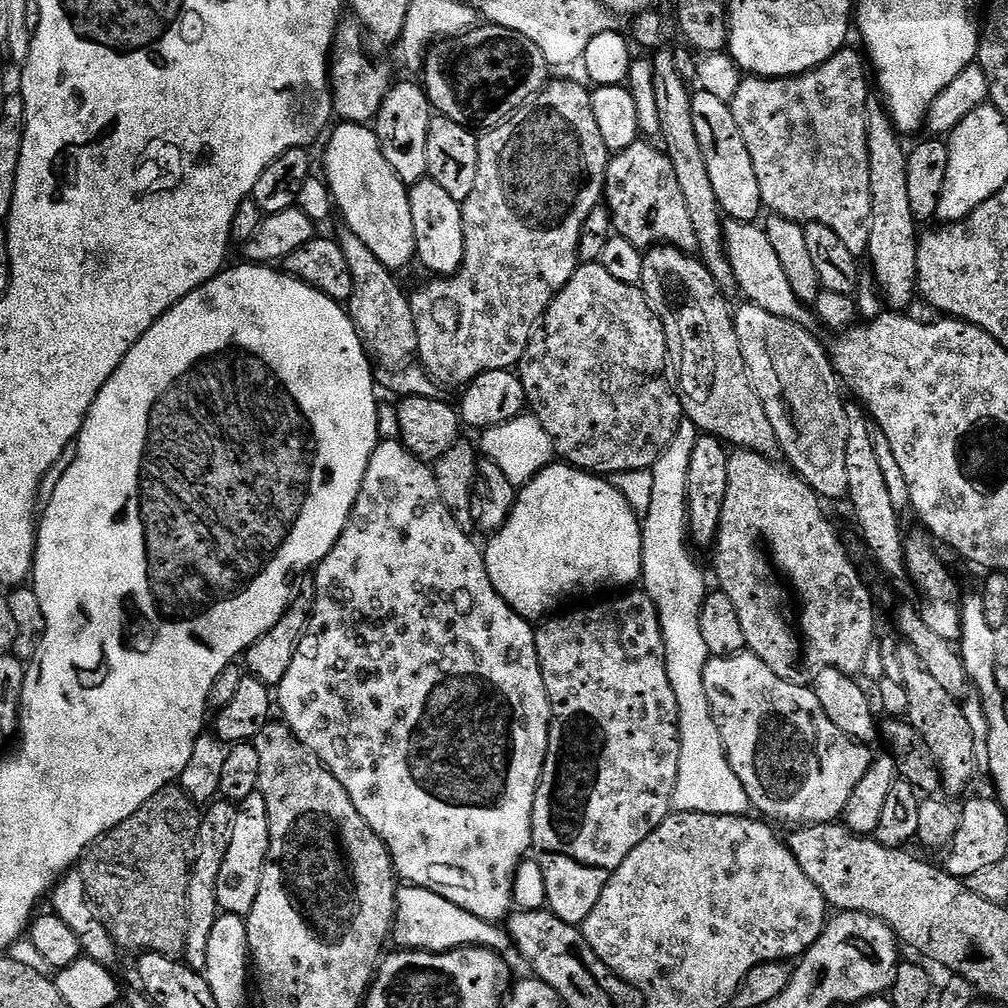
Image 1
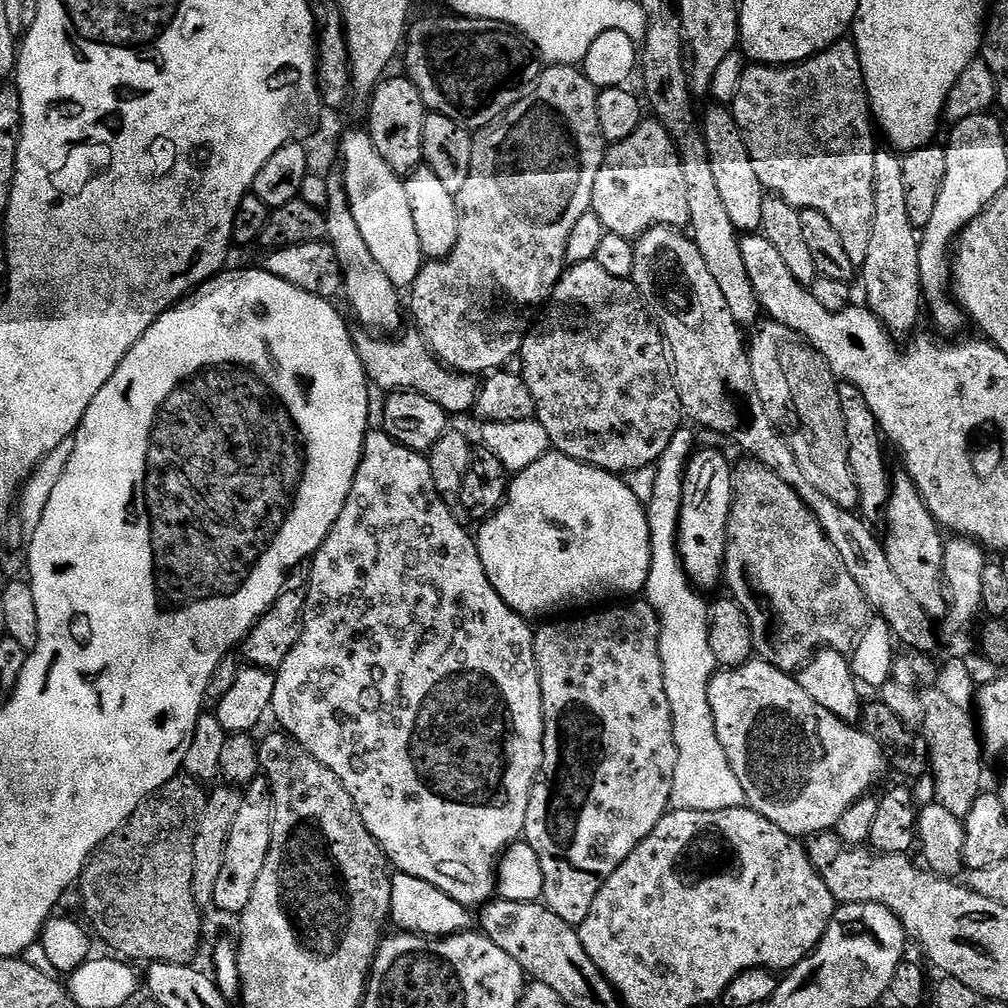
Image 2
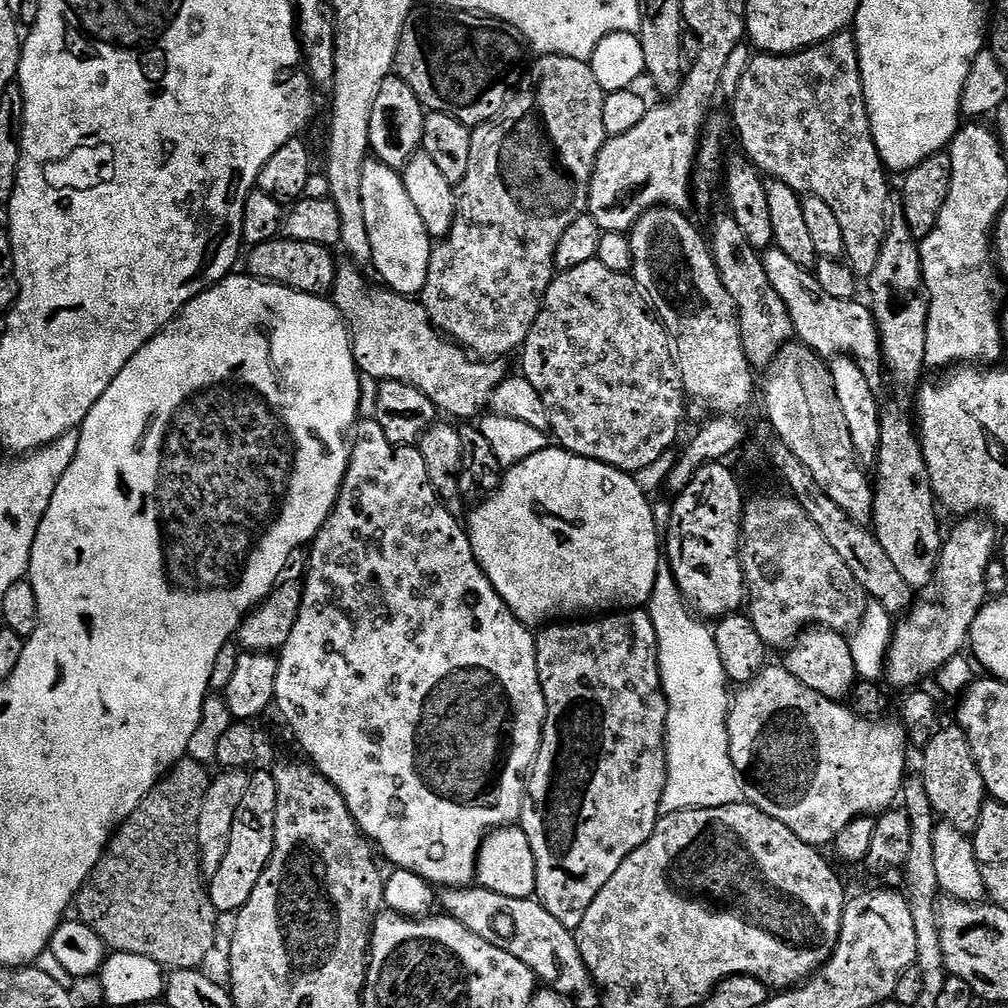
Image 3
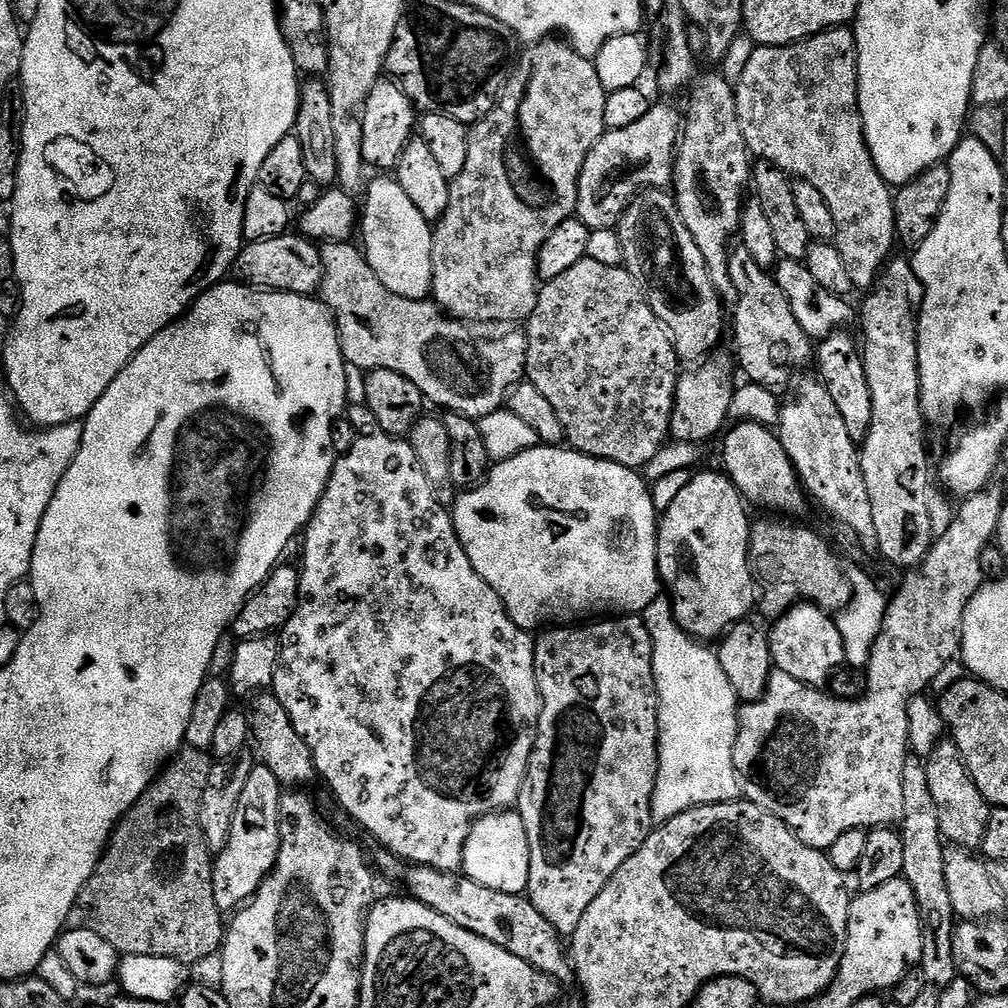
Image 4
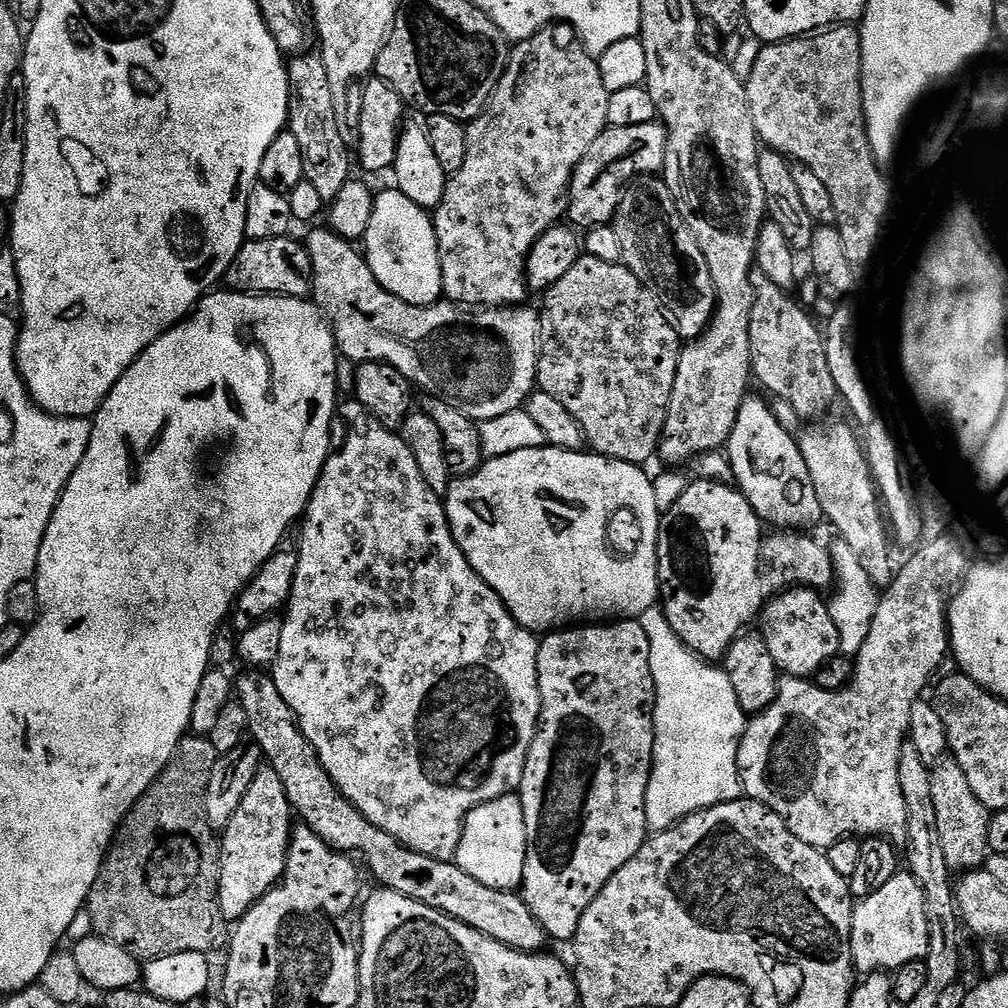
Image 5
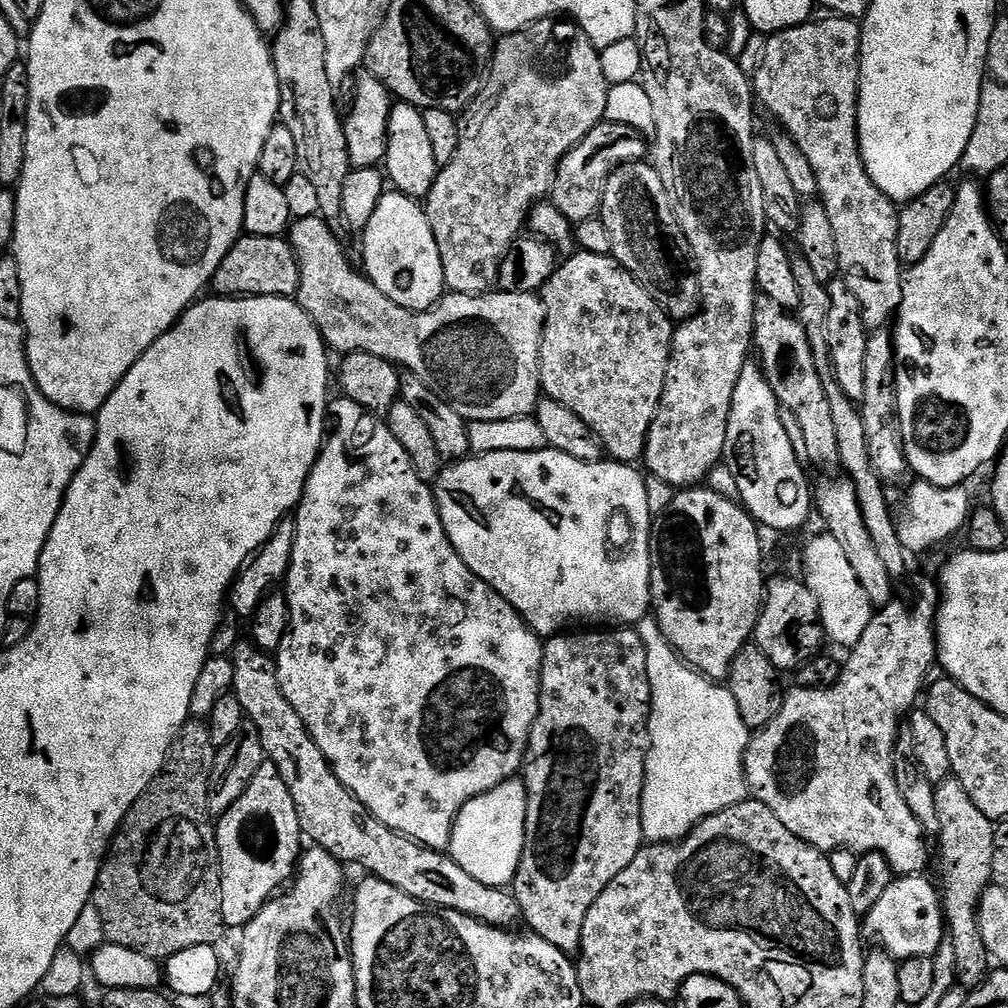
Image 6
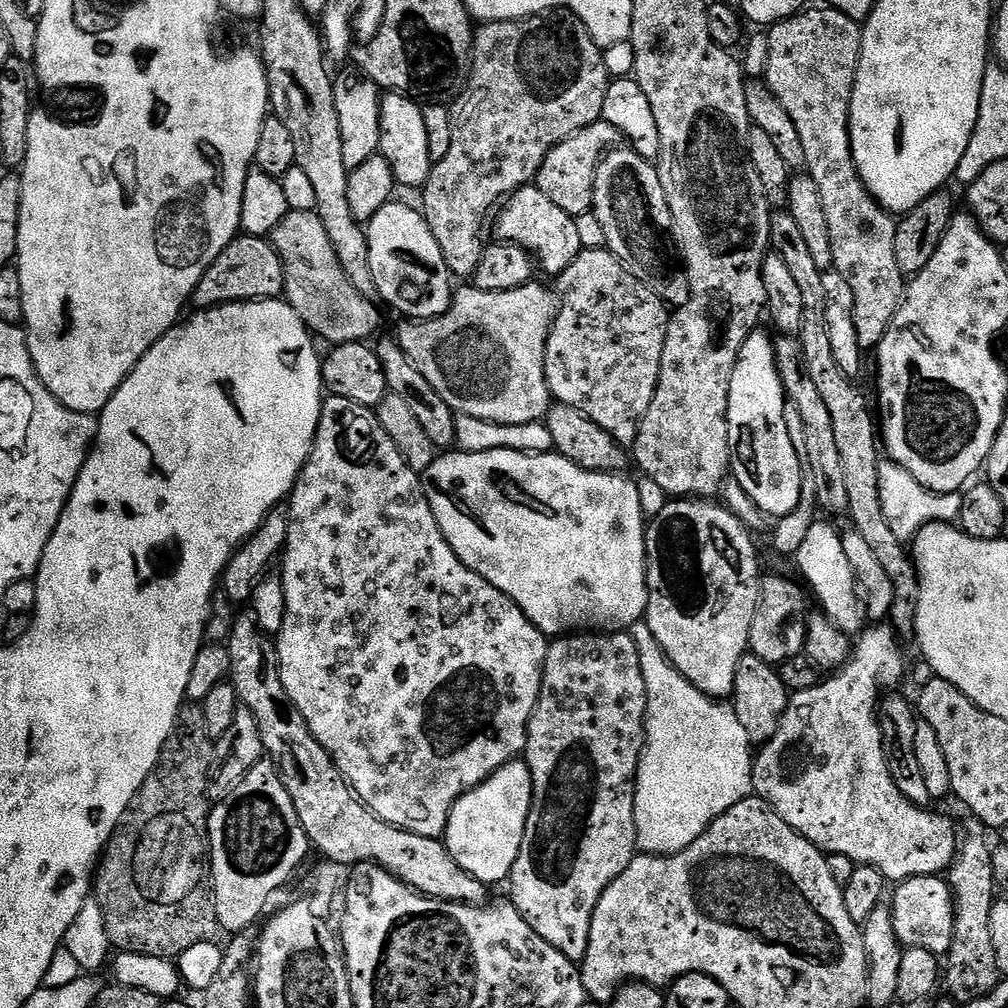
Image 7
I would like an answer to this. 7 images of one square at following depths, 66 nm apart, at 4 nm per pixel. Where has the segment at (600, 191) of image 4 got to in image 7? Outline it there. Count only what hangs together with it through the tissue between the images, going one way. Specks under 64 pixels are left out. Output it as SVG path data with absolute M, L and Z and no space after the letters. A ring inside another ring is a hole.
M603 118L595 120L590 126L578 130L570 138L558 142L550 154L542 162L534 181L534 187L542 190L550 202L554 202L561 210L571 216L581 216L592 210L592 195L594 194L594 178L600 161L621 143L622 137L610 122Z

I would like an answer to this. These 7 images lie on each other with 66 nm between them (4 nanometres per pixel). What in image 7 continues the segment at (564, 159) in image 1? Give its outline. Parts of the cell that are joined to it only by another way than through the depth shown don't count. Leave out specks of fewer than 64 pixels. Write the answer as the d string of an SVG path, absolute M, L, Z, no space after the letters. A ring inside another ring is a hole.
M540 18L523 22L493 20L481 23L475 29L472 75L463 94L456 97L450 108L454 139L446 158L432 165L432 173L422 189L424 221L430 226L453 277L475 277L486 247L484 227L490 224L488 211L519 188L531 185L546 154L550 154L558 142L602 117L602 102L606 102L610 77L603 51L594 42L590 30L583 26L544 28L542 21Z

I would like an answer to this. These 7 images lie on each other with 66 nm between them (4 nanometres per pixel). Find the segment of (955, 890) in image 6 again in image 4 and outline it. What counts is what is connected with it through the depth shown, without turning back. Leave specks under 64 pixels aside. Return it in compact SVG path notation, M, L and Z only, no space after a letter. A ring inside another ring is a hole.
M951 738L941 740L934 754L927 757L926 763L926 778L930 782L930 791L938 809L938 826L945 841L965 850L979 849L984 842L986 822L990 822L992 808L982 790L974 786L958 746Z

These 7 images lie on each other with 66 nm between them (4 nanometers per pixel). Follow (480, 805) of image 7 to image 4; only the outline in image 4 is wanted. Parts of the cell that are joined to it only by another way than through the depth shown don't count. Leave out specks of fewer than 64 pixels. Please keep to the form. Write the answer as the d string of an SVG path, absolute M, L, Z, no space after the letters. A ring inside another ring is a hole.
M505 810L477 820L467 836L463 852L463 875L500 893L523 895L529 884L530 844L519 811Z

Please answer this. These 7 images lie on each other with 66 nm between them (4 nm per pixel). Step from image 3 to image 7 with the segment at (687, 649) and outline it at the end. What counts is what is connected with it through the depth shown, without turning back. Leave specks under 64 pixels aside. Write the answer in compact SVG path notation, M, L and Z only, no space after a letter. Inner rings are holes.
M647 622L632 625L630 635L634 638L634 646L638 646L642 678L648 691L644 753L640 755L636 771L636 846L646 856L673 856L686 850L686 846L690 846L690 842L701 836L718 817L726 814L726 810L753 795L754 748L749 744L746 730L742 722L738 722L738 714L731 703L713 700L695 688L666 658L654 634L650 634Z

